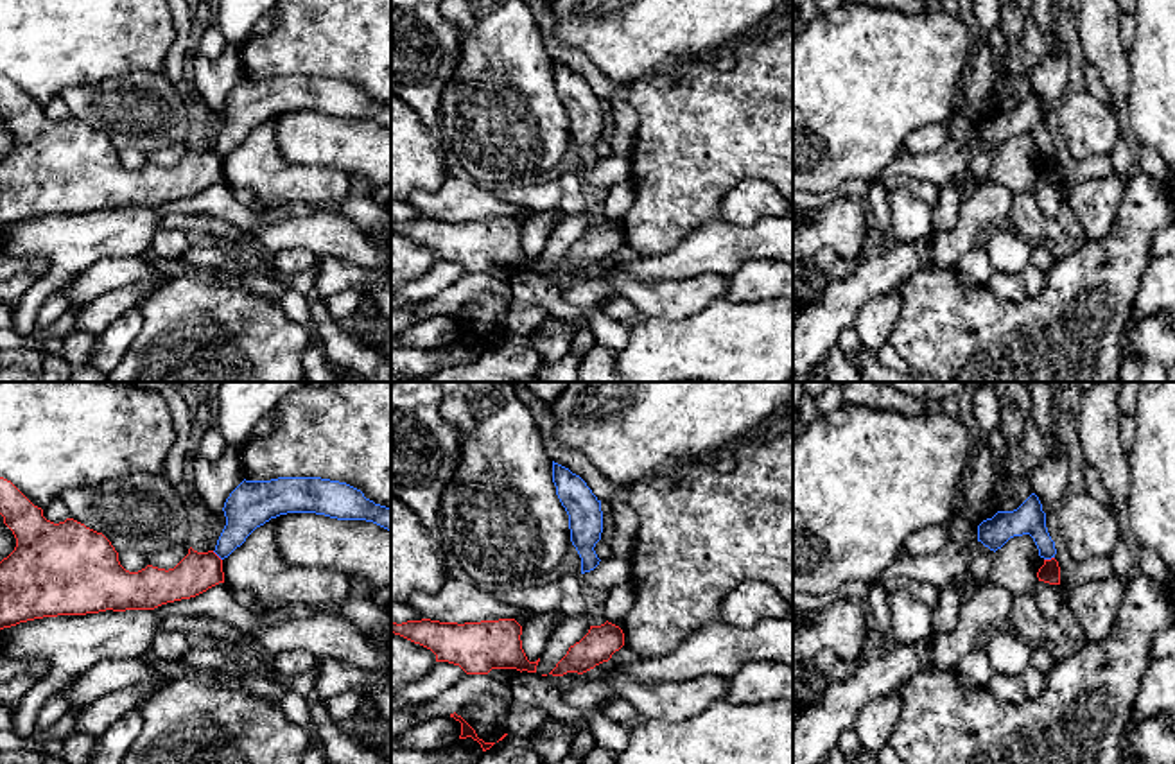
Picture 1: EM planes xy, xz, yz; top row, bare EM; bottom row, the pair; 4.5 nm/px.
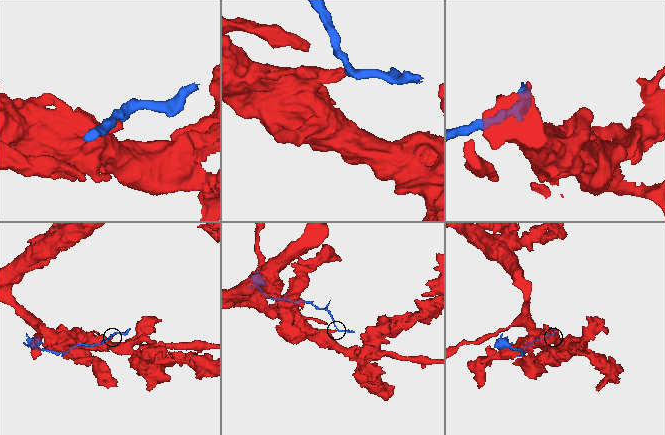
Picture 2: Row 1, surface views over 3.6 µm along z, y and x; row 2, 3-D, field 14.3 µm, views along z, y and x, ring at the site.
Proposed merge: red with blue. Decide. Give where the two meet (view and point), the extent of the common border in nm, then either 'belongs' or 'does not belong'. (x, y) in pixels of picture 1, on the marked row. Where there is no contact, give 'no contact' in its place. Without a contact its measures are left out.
yz (1048, 560) | 50 nm | does not belong

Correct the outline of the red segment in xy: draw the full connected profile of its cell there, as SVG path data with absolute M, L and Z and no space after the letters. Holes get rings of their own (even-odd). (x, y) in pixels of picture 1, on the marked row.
M0 477L0 515L16 538L14 551L0 561L0 629L43 617L154 610L224 583L222 560L213 551L197 552L192 547L174 569L147 565L129 572L102 533L74 518L59 524L47 520L43 509L4 477Z

